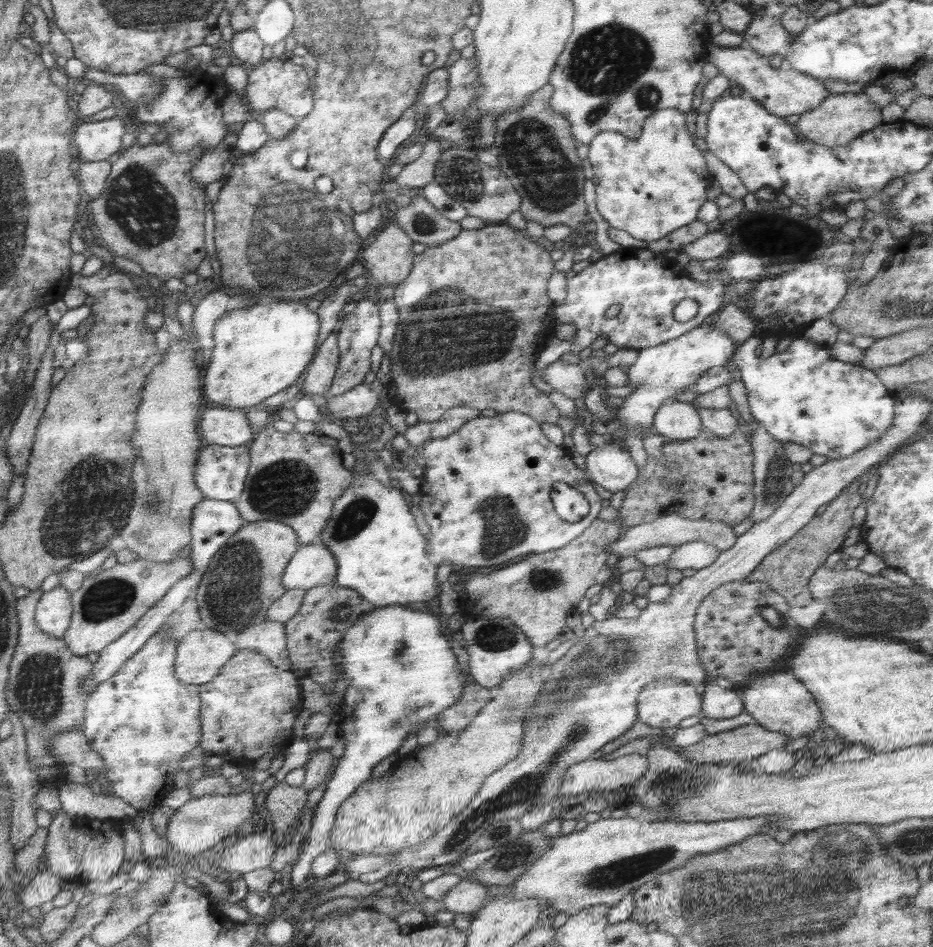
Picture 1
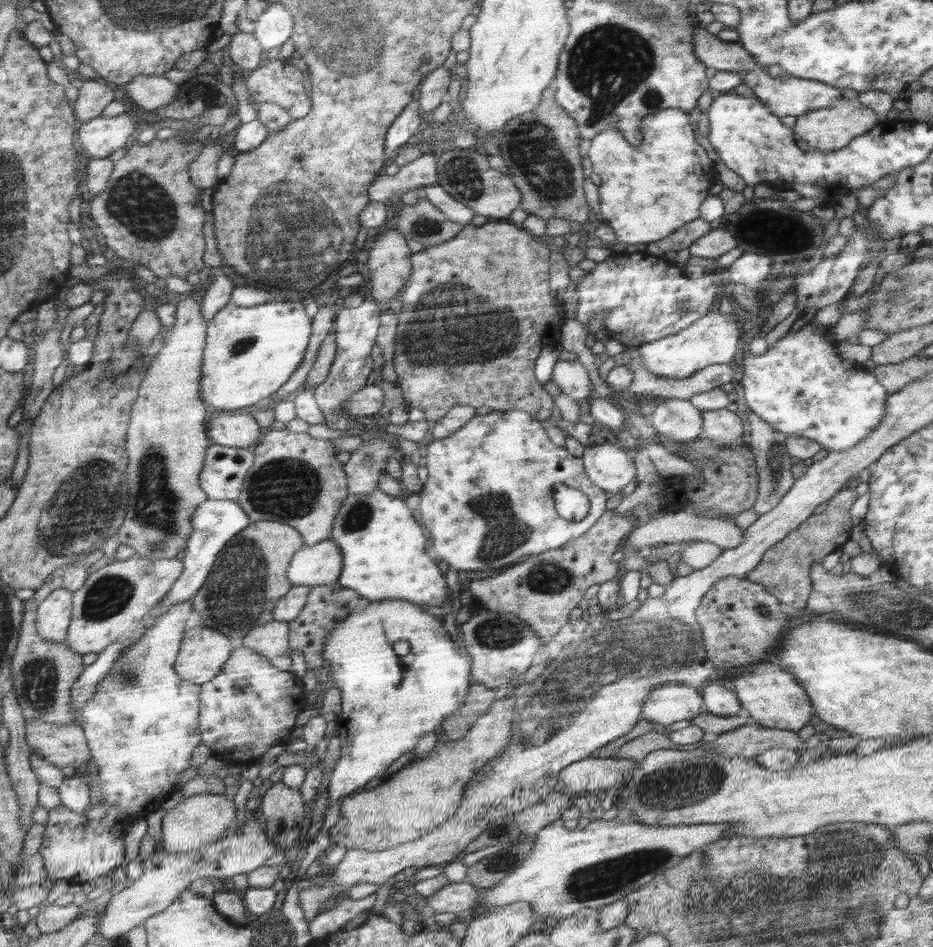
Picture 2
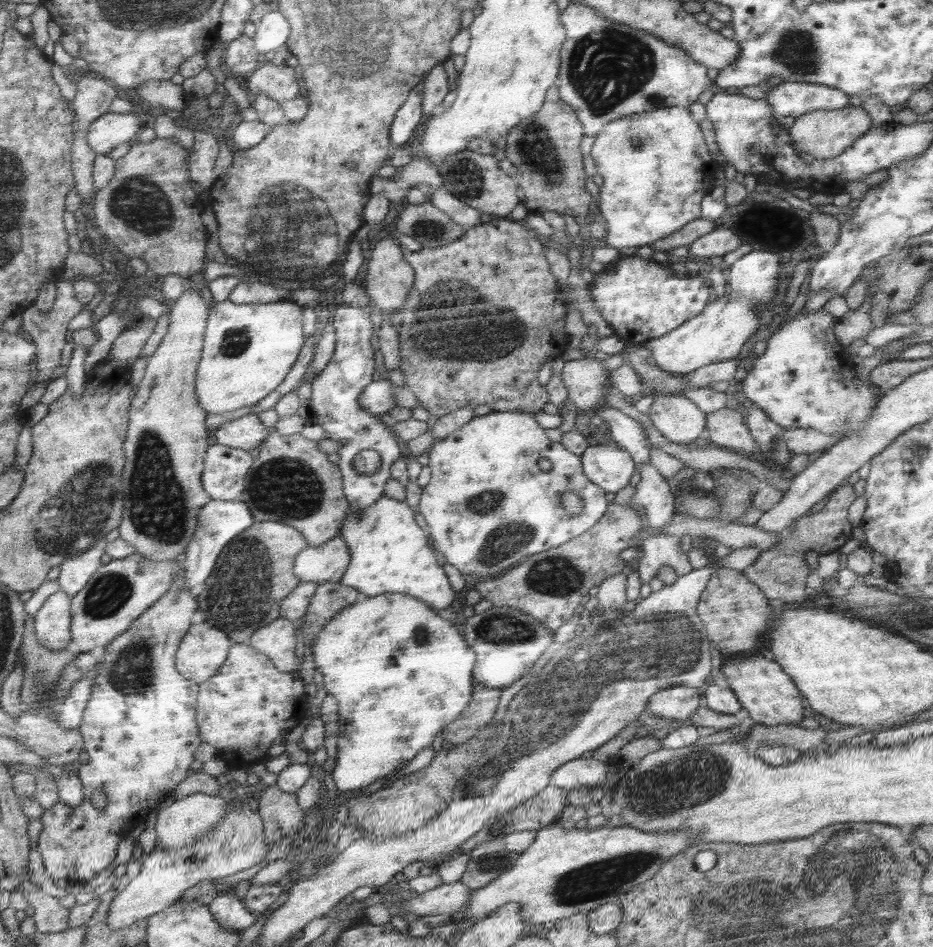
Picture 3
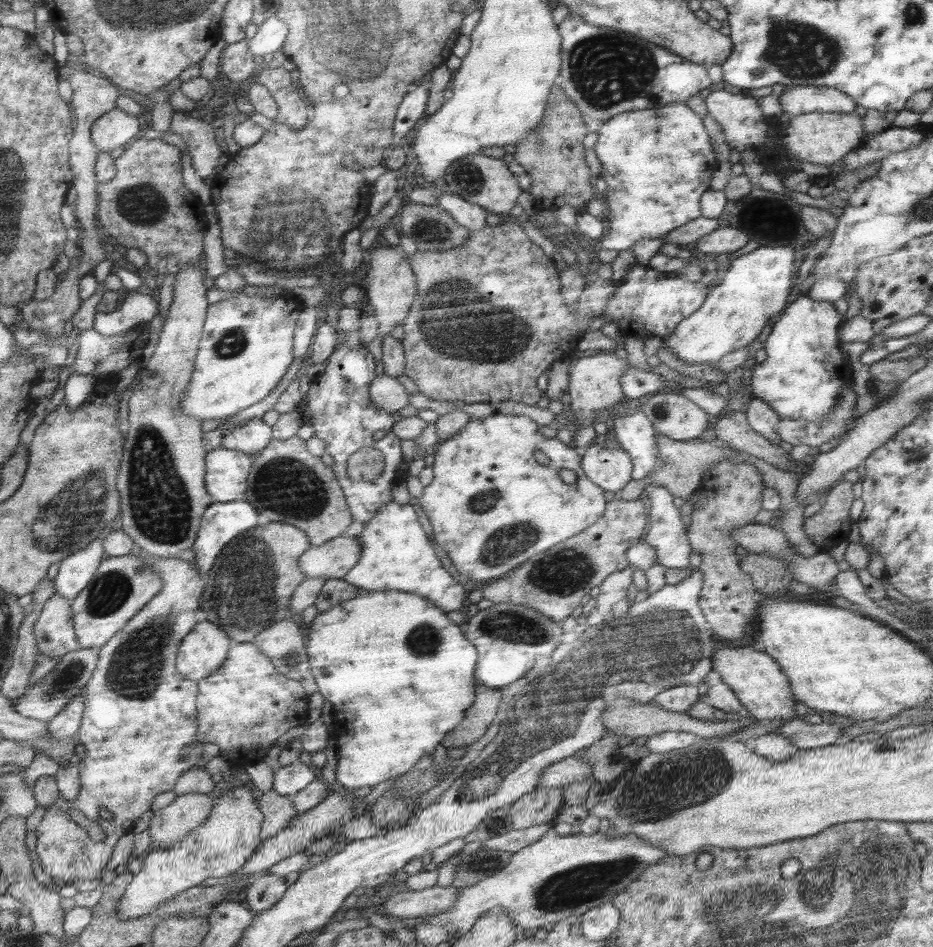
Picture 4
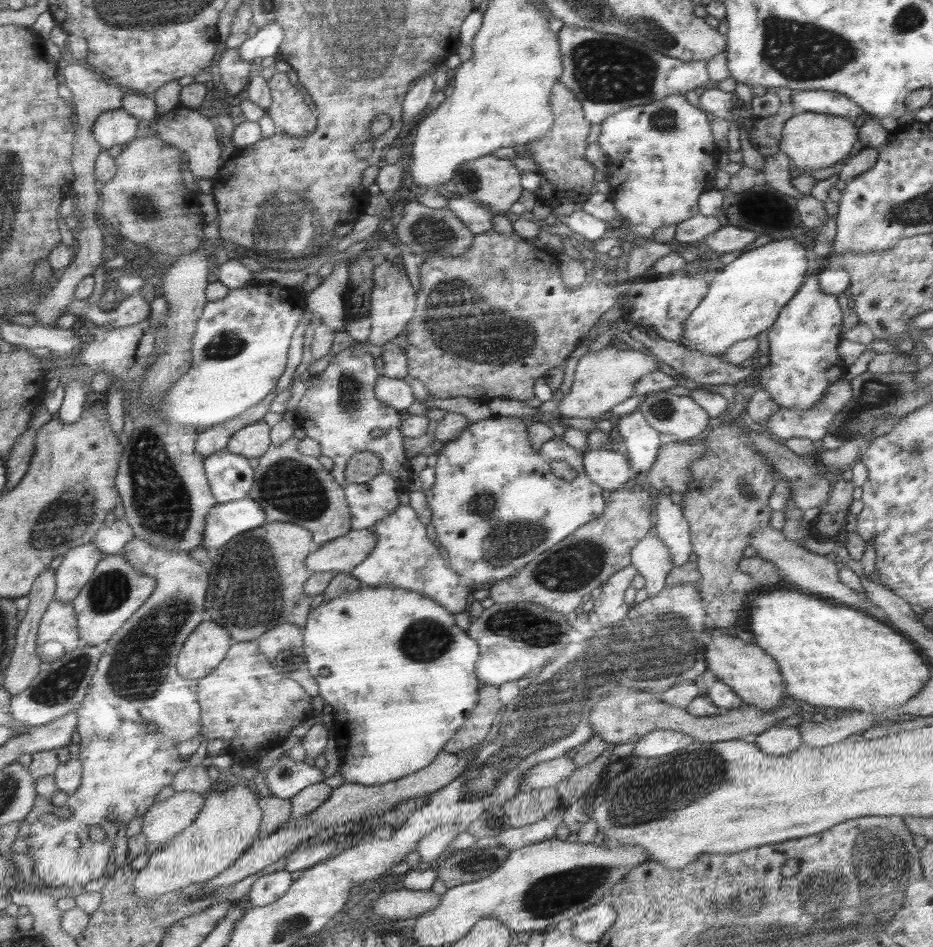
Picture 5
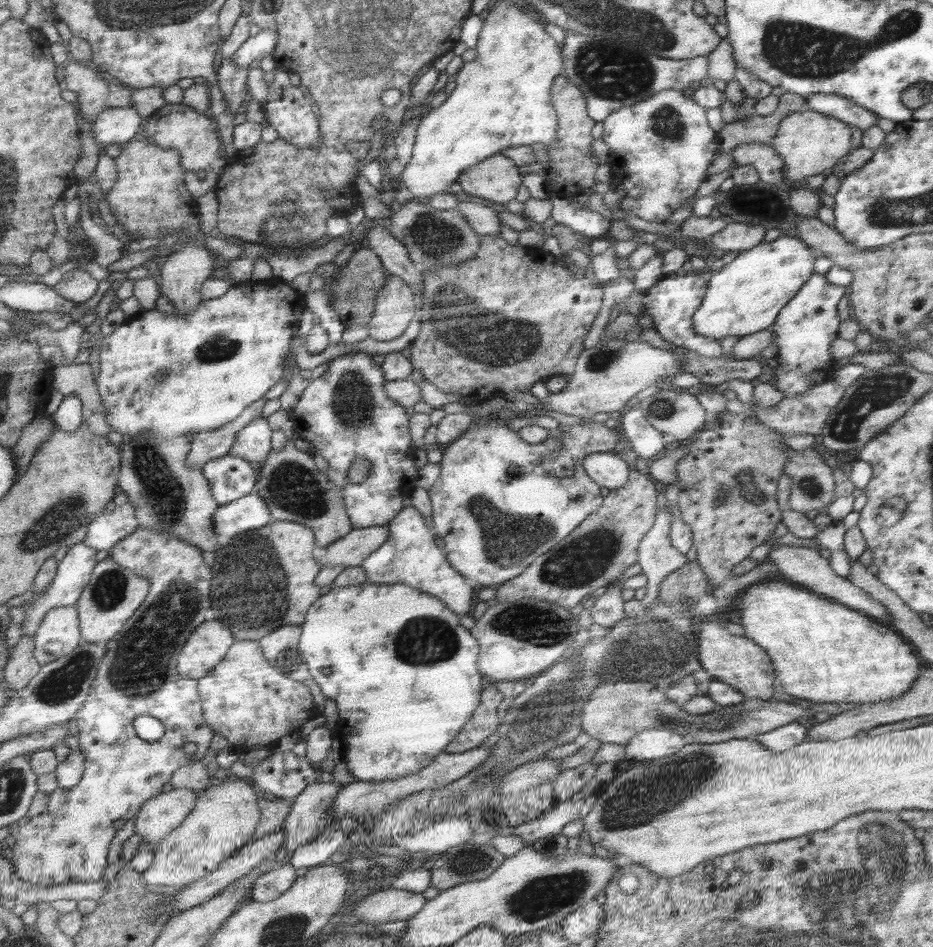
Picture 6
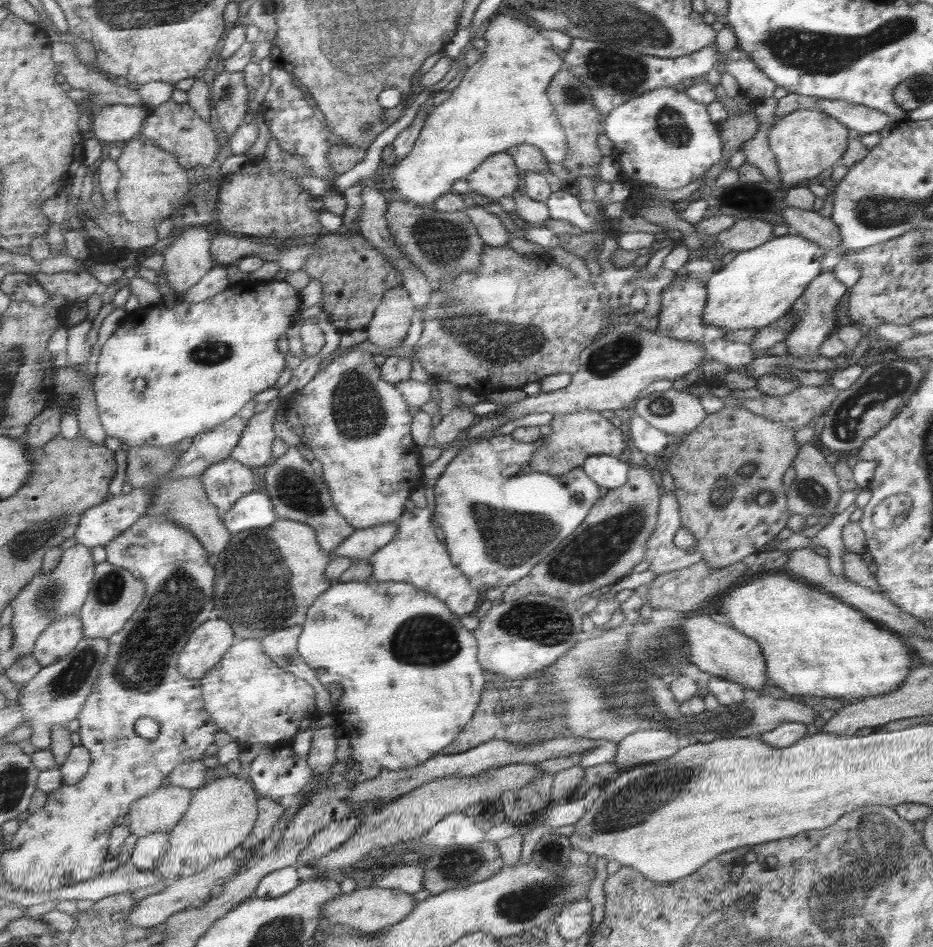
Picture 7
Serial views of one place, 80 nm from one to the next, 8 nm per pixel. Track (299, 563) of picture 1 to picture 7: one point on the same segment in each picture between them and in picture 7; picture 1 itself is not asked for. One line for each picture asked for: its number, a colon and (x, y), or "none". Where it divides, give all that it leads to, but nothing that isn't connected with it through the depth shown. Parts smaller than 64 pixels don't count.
2: (313, 565)
3: (327, 562)
4: (334, 559)
5: (345, 553)
6: (359, 544)
7: (362, 543)

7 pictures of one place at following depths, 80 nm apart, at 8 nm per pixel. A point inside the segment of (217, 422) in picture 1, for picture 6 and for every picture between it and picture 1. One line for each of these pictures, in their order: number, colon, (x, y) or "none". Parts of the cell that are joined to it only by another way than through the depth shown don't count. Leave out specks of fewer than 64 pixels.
2: (227, 428)
3: (248, 433)
4: (252, 437)
5: (254, 440)
6: (253, 443)

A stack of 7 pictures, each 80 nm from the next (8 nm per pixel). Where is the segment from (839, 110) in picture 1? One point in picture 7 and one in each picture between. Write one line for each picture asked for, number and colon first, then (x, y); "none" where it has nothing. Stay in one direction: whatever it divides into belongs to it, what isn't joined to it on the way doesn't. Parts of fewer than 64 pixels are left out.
2: (832, 128)
3: (823, 134)
4: (821, 138)
5: (811, 140)
6: (809, 142)
7: (805, 142)

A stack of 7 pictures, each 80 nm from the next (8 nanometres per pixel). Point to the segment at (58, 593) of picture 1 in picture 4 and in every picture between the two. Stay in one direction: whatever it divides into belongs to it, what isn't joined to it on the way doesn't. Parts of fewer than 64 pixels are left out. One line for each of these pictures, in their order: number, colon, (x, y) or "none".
2: (54, 613)
3: (52, 623)
4: (55, 634)

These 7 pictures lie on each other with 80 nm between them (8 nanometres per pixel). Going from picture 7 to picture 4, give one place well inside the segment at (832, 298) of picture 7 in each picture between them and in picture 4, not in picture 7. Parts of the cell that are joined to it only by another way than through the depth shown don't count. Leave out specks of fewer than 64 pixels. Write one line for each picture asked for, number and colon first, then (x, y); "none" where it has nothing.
4: (804, 371)
5: (803, 360)
6: (803, 332)

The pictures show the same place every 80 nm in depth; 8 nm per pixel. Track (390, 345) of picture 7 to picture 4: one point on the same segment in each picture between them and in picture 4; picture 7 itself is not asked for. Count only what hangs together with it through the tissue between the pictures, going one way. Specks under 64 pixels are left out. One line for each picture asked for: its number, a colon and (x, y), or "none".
4: (389, 283)
5: (392, 301)
6: (394, 308)

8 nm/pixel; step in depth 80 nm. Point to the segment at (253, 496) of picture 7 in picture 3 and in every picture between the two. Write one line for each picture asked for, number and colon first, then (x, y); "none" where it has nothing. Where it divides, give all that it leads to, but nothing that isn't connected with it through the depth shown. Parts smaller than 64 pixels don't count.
3: (219, 521)
4: (221, 522)
5: (226, 520)
6: (250, 512)

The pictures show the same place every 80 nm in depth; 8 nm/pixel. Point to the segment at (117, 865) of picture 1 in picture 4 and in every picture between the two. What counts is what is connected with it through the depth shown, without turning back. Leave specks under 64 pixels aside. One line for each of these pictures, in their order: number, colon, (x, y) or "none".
2: (141, 725)
3: (141, 711)
4: (138, 717)

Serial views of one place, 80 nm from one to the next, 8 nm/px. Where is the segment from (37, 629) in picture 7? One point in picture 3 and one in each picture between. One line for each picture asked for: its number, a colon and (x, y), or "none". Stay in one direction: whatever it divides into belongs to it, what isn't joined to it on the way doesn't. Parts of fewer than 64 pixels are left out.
3: (74, 574)
4: (76, 571)
5: (77, 567)
6: (74, 571)

